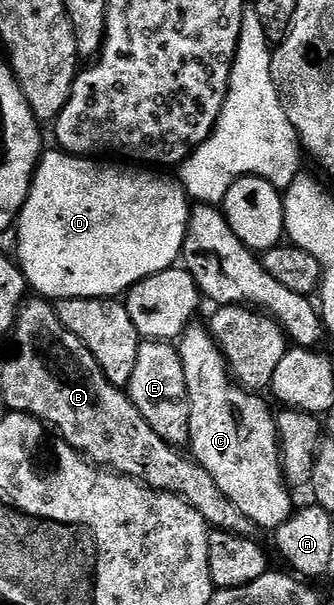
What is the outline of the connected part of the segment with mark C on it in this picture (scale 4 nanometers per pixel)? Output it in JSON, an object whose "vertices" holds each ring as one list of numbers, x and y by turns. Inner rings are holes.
{"vertices":[[191,325,182,332,176,343,178,356,184,365,184,381,186,382,186,402,190,405,190,442,189,454,195,463,200,464,216,481,220,493,252,521,255,528,262,527,267,533,278,530,284,521,288,521,296,510,296,504,290,500,291,488,282,474,282,460,278,445,278,424,275,412,270,412,268,404,257,394,243,389,232,378,228,364,222,354,221,347,214,342,205,326]]}

